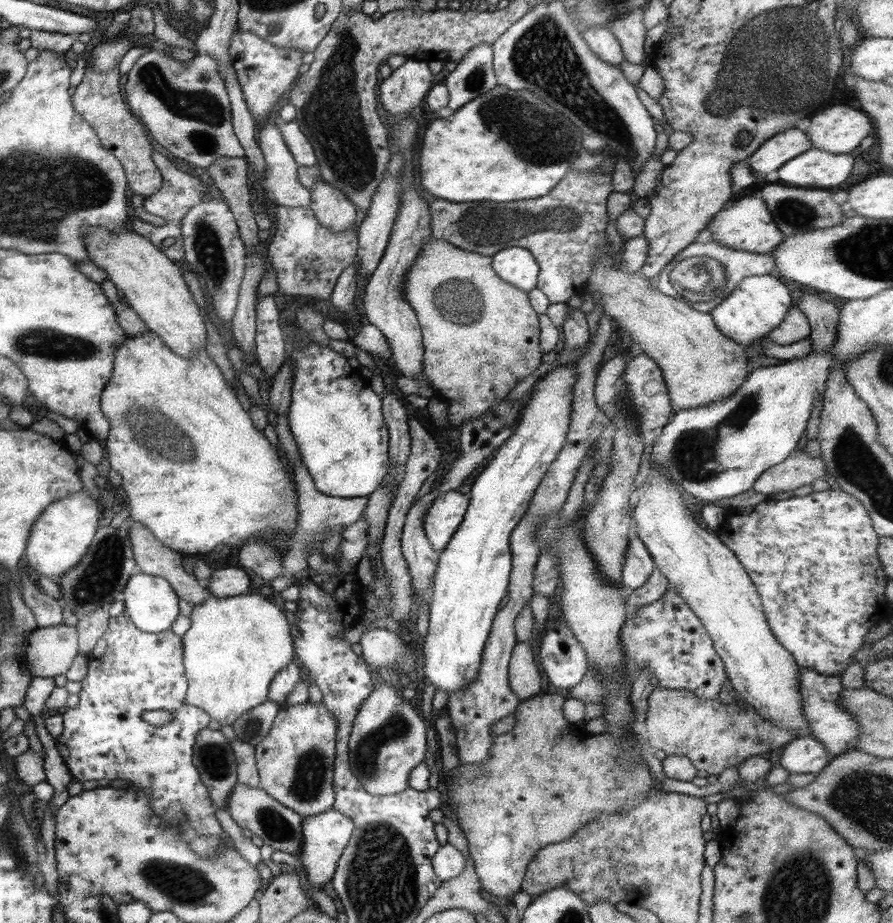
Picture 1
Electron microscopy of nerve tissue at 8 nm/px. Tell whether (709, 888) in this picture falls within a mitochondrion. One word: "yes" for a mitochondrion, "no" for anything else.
no

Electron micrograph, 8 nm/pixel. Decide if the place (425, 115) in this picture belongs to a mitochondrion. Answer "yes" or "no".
no

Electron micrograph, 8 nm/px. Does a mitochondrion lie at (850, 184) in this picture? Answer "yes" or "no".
no

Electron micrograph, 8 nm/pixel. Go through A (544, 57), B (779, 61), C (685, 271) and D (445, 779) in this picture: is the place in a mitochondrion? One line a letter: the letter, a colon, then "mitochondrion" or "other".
A: mitochondrion
B: mitochondrion
C: mitochondrion
D: other

